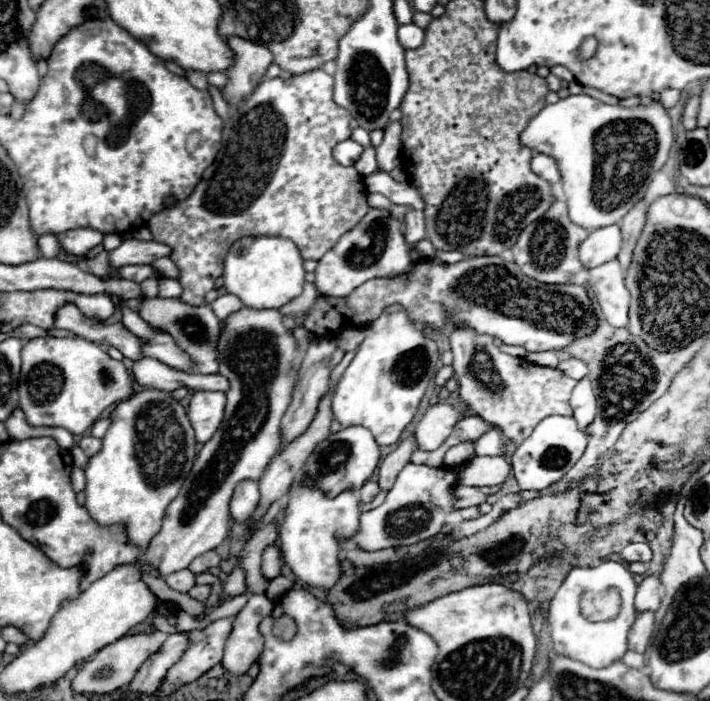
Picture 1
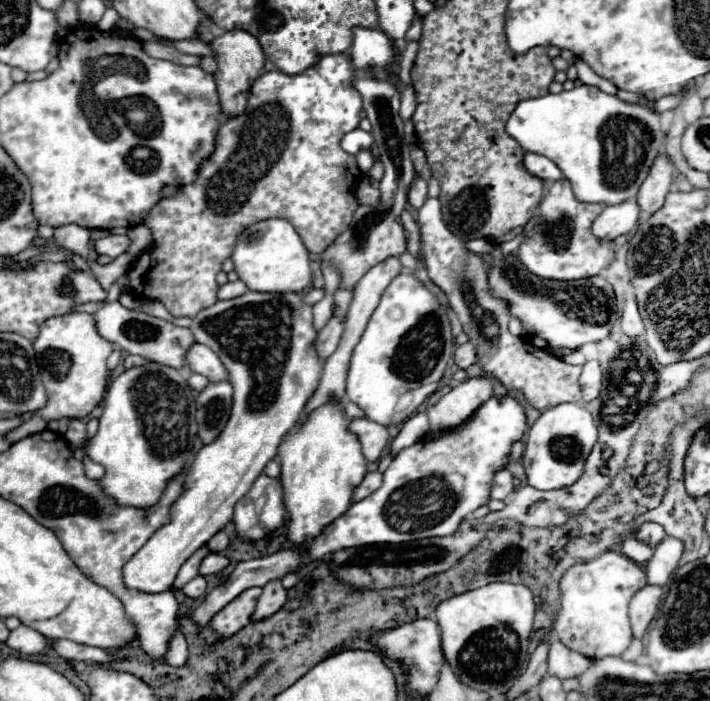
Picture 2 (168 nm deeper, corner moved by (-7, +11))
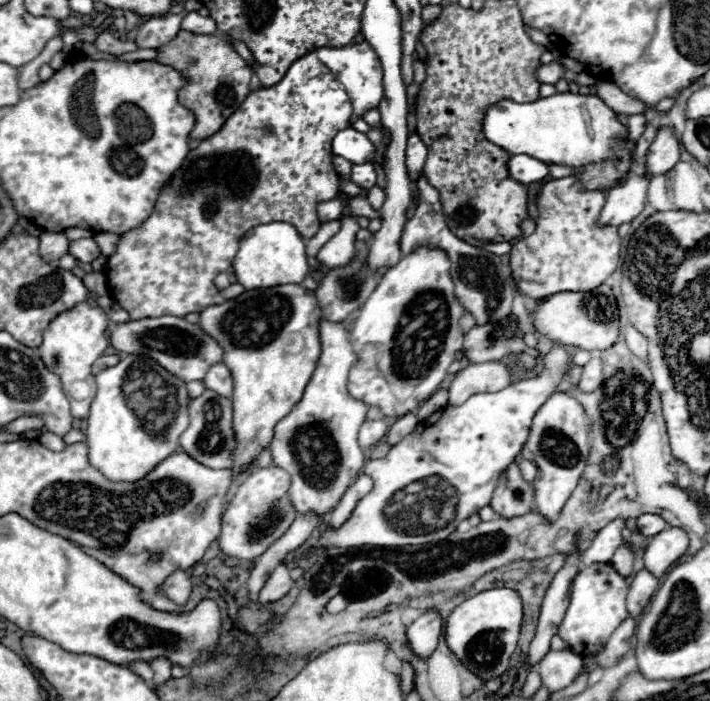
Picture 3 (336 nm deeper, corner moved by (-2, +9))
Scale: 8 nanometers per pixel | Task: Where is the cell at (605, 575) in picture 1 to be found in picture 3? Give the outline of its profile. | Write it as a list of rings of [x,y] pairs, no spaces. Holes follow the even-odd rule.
[[[593,564],[583,568],[573,580],[573,594],[567,614],[559,626],[559,636],[579,656],[599,654],[605,648],[609,636],[615,632],[615,628],[629,616],[625,608],[625,596],[627,584],[611,564]]]

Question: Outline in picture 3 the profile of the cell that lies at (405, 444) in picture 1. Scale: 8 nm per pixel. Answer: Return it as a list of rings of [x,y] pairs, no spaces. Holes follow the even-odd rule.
[[[413,412],[401,416],[401,418],[391,426],[391,430],[389,430],[389,434],[387,434],[387,442],[389,442],[389,444],[397,444],[401,438],[405,438],[409,432],[413,432],[413,428],[417,426],[417,422],[419,422],[419,418],[417,418]]]

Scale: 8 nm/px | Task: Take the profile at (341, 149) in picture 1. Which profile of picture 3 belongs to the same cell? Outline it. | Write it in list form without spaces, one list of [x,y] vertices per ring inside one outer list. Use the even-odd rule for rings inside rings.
[[[353,126],[341,130],[333,138],[333,154],[343,156],[345,160],[353,164],[363,164],[363,162],[375,162],[375,146],[367,138],[367,134],[357,132]]]

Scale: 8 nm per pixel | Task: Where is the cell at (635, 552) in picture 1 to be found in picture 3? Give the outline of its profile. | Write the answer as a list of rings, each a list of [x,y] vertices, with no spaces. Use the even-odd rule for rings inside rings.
[[[641,514],[637,518],[637,528],[645,534],[645,536],[655,536],[661,530],[665,530],[669,524],[659,516],[659,514]]]

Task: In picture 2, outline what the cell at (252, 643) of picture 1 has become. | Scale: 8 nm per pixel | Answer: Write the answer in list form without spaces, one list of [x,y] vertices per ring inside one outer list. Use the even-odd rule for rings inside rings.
[[[270,580],[264,588],[262,588],[262,594],[258,598],[258,604],[256,604],[256,610],[252,614],[252,622],[258,622],[258,620],[264,620],[264,618],[270,618],[274,612],[278,612],[286,602],[286,590],[282,588],[280,580]]]

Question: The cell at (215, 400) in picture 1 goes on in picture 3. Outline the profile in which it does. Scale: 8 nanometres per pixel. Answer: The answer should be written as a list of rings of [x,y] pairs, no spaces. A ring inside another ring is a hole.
[[[205,390],[199,398],[189,404],[189,428],[181,434],[181,448],[209,468],[231,468],[233,466],[233,450],[237,448],[235,430],[233,430],[233,406],[229,398],[219,396],[213,390]]]

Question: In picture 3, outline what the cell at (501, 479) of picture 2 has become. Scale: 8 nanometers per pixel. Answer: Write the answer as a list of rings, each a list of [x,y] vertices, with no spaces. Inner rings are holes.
[[[513,462],[491,498],[491,508],[501,518],[517,518],[535,510],[535,490],[531,482],[525,482],[517,462]]]

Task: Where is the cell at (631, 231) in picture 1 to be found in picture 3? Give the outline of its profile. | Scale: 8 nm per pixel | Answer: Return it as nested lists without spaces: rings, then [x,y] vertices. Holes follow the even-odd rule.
[[[659,128],[653,144],[647,152],[647,174],[665,174],[679,160],[679,140],[673,128]]]

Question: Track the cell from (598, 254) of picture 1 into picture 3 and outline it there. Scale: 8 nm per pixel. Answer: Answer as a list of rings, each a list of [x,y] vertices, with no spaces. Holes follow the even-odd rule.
[[[629,170],[627,176],[607,192],[607,202],[603,206],[599,222],[601,224],[613,224],[613,226],[621,226],[623,222],[631,222],[645,208],[647,190],[649,190],[649,176],[647,174],[639,174],[635,170]]]

